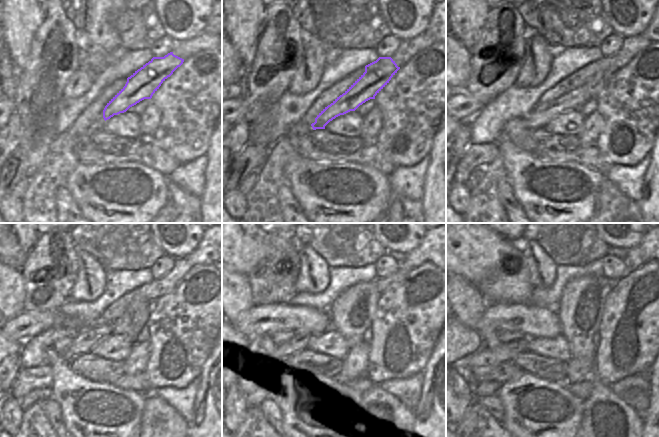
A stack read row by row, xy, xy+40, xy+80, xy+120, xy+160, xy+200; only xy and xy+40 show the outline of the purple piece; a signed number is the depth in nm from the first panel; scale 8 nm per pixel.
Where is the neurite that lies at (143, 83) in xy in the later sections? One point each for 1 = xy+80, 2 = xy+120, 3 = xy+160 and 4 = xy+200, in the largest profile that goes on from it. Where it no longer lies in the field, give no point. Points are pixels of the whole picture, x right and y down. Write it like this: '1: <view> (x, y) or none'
1: xy+80 (542, 113)
2: xy+120 (83, 341)
3: xy+160 (290, 352)
4: xy+200 (506, 352)

